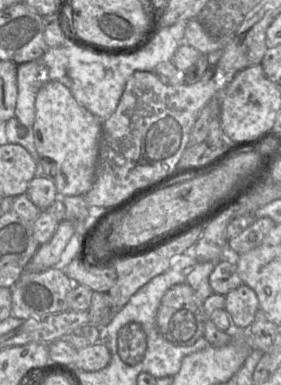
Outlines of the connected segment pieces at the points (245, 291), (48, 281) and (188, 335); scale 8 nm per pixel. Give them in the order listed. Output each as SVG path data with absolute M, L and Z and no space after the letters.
M242 284L225 295L224 309L232 321L232 329L247 331L259 309L259 300L253 289Z
M60 267L42 272L23 272L10 288L12 315L27 320L68 310L67 297L74 283Z
M176 284L162 297L156 314L157 330L174 345L190 346L204 336L204 302L188 284Z

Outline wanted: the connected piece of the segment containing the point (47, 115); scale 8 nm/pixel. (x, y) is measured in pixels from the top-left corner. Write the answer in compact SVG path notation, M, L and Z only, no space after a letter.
M48 80L35 100L34 144L44 177L52 180L59 197L85 196L95 181L103 121L81 106L62 83Z

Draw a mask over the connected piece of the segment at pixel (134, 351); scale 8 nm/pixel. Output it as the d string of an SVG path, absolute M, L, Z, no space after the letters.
M130 322L117 334L117 354L129 366L142 361L146 352L146 334L140 324Z

